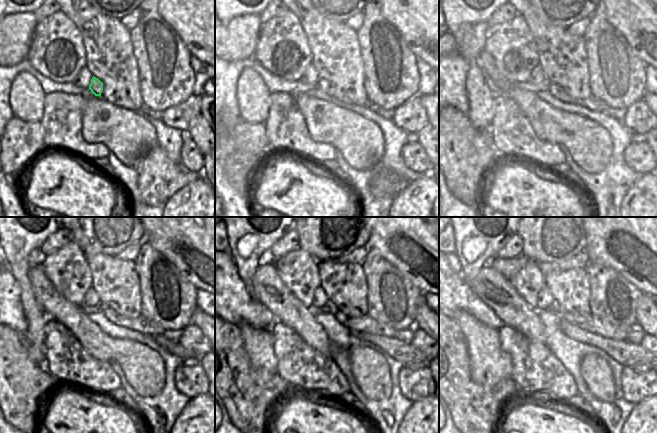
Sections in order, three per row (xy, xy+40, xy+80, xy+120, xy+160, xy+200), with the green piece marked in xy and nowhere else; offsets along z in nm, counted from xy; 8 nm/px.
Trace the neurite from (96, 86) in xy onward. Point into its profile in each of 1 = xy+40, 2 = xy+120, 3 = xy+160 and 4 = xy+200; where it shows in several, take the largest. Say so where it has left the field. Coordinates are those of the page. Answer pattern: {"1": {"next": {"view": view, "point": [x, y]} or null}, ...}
{"1": {"next": {"view": "xy+40", "point": [323, 85]}}, "2": {"next": {"view": "xy+120", "point": [141, 324]}}, "3": {"next": {"view": "xy+160", "point": [365, 323]}}, "4": {"next": {"view": "xy+200", "point": [588, 322]}}}

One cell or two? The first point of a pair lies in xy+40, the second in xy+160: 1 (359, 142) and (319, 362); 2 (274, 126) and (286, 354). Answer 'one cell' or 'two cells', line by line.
1: two cells
2: one cell

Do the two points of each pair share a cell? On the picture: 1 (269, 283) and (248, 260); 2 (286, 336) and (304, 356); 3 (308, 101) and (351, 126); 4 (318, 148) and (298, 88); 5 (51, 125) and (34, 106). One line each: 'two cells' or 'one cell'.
1: two cells
2: one cell
3: one cell
4: two cells
5: two cells

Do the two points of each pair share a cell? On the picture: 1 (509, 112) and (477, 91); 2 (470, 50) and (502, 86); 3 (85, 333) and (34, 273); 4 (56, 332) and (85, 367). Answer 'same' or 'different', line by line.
1: different
2: different
3: same
4: same

